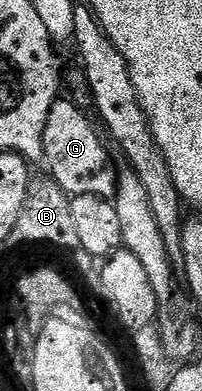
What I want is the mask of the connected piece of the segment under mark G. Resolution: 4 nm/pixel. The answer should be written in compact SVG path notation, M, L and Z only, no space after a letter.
M59 97L55 105L51 105L51 113L47 113L47 126L43 129L43 153L45 154L44 166L49 166L48 174L52 180L58 184L70 197L103 197L112 200L117 191L117 172L116 166L109 164L109 151L105 148L106 140L102 132L89 121L88 117L65 97Z

